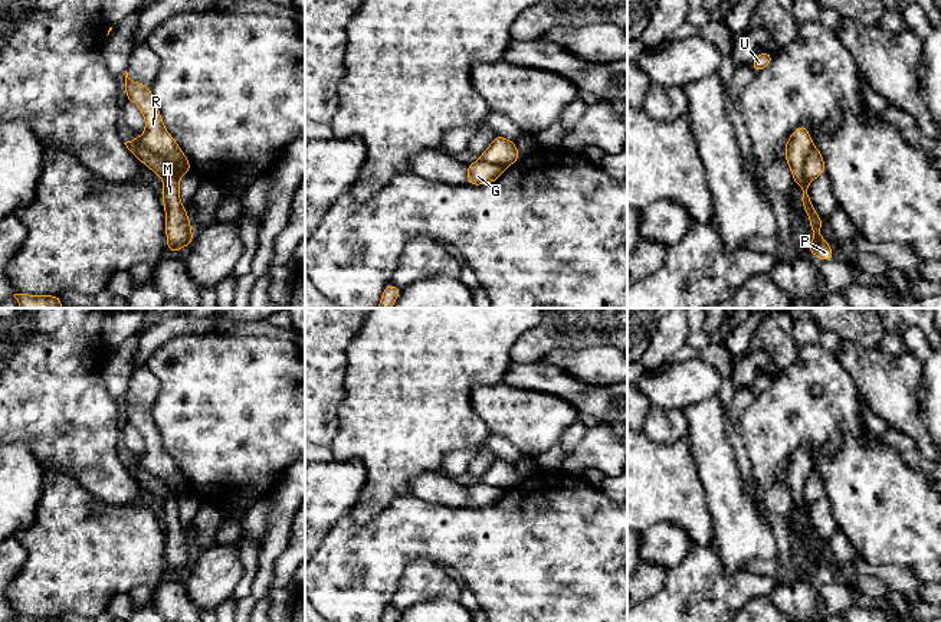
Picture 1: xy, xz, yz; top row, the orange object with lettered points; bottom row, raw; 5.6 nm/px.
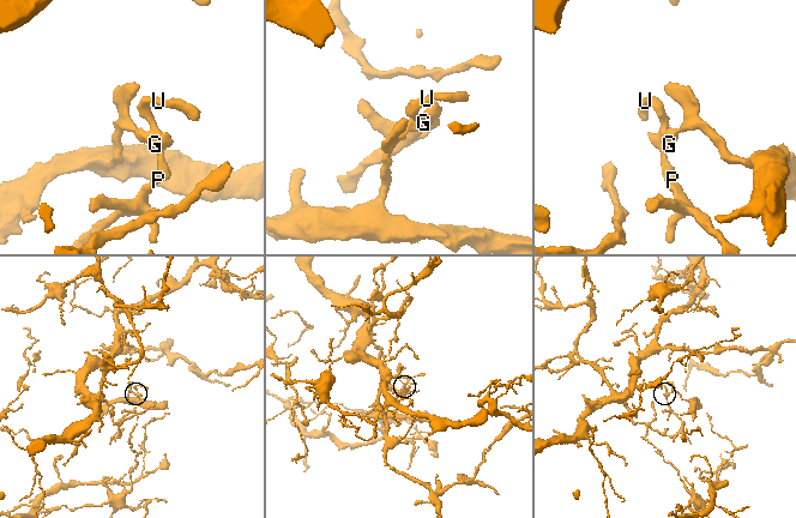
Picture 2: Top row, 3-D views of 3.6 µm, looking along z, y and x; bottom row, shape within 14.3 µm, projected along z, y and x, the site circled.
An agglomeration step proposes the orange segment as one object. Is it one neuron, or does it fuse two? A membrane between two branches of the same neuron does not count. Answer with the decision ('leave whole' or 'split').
split

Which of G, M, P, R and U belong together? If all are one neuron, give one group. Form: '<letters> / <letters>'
G / M P R U

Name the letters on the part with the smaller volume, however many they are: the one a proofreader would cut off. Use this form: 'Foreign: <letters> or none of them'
Foreign: G

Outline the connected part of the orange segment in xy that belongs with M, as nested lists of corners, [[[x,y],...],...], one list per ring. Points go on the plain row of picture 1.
[[[125,393],[125,422],[134,425],[144,438],[145,454],[140,461],[142,468],[167,484],[167,498],[163,501],[164,517],[161,520],[165,534],[167,574],[176,576],[183,569],[191,569],[194,559],[188,536],[180,523],[178,502],[184,495],[191,495],[188,481],[177,464],[165,452],[163,439],[154,423],[151,410],[134,405]]]

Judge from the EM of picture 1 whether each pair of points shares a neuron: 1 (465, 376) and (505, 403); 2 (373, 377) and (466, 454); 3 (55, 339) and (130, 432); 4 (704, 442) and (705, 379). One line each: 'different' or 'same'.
1: different
2: different
3: different
4: different

